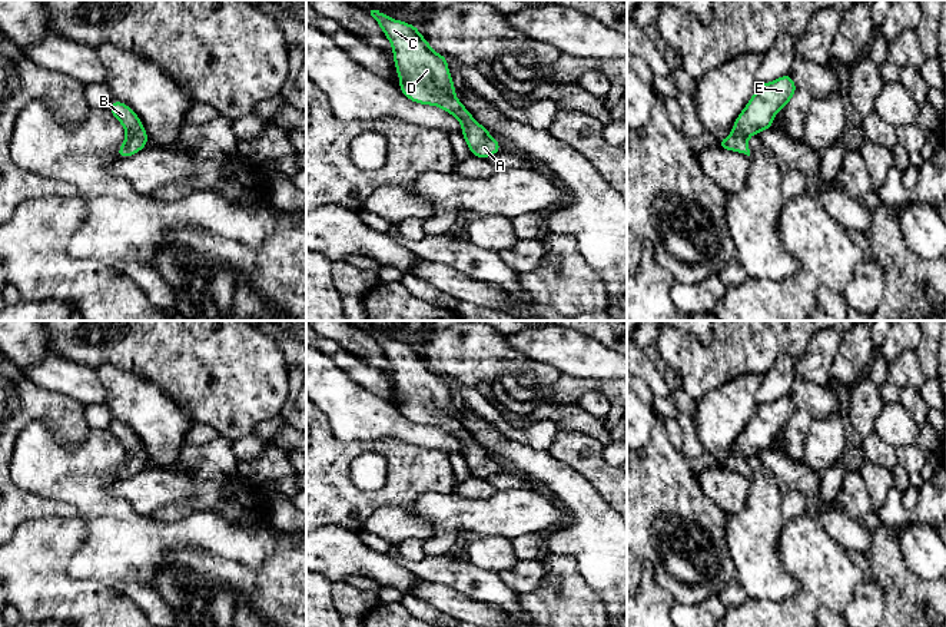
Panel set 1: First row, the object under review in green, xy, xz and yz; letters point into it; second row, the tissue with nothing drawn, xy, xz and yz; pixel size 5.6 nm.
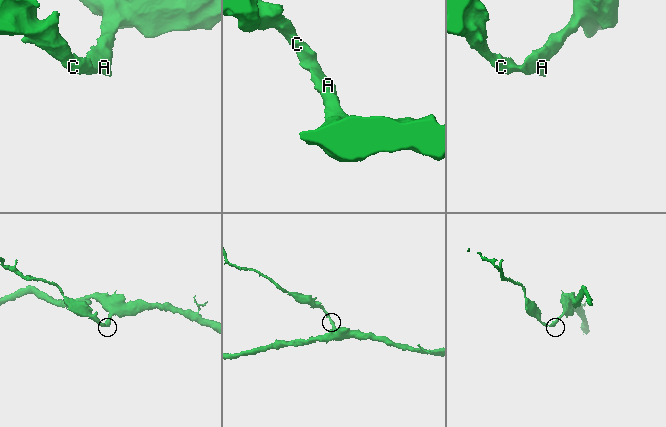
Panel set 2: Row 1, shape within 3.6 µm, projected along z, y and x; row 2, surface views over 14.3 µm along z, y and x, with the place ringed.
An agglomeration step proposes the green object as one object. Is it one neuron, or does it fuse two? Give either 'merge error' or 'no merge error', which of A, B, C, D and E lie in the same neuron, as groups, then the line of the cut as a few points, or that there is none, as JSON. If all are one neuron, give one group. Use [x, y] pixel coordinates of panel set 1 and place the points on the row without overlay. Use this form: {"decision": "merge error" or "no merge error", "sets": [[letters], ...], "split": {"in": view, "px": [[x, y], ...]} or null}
{"decision": "no merge error", "sets": [["A", "B", "C", "D", "E"]], "split": null}

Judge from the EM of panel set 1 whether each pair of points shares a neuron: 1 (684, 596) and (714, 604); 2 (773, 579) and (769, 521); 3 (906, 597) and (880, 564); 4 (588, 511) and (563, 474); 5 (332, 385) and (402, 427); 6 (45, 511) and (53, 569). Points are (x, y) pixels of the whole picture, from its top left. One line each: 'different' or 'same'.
1: different
2: same
3: same
4: same
5: same
6: different

